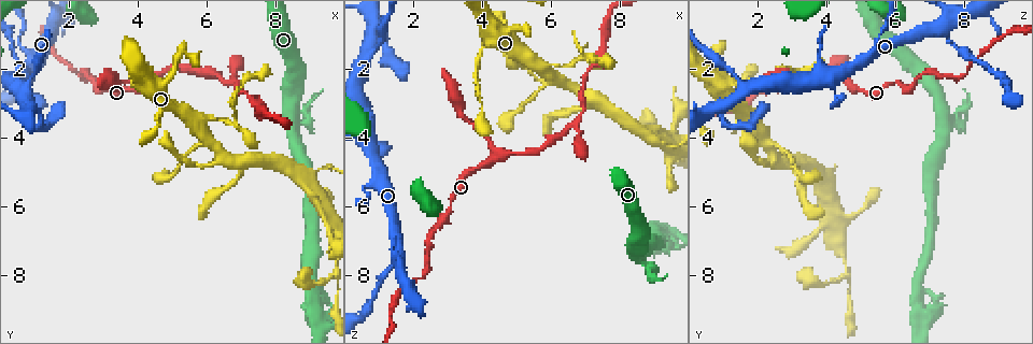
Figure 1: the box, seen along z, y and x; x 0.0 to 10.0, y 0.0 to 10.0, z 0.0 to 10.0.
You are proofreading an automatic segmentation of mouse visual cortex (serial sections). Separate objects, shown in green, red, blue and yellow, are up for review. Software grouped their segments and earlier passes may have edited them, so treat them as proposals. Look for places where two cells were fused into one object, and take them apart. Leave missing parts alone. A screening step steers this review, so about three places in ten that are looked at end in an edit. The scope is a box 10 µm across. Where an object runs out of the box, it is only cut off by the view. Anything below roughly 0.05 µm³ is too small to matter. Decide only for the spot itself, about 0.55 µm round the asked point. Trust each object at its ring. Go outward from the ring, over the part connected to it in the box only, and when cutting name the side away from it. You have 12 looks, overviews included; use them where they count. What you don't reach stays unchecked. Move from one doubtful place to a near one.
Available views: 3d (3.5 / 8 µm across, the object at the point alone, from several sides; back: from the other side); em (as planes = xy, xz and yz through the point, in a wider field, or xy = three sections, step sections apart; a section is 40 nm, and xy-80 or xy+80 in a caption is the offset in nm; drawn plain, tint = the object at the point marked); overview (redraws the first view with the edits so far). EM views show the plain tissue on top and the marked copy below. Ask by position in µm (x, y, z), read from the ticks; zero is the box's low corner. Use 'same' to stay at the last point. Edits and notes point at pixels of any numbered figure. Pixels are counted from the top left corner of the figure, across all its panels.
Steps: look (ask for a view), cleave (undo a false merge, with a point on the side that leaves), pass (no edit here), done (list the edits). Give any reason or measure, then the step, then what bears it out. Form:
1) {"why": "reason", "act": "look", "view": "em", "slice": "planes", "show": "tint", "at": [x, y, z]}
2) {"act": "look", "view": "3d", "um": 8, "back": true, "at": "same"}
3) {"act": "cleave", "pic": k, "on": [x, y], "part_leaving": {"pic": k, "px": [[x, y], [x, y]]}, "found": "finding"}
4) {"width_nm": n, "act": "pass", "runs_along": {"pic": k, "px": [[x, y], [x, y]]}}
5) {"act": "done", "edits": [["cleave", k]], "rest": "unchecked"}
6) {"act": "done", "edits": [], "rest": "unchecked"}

{"why": "branch point", "act": "look", "view": "3d", "um": 8, "at": [8.45, 3.60, 7.40]}

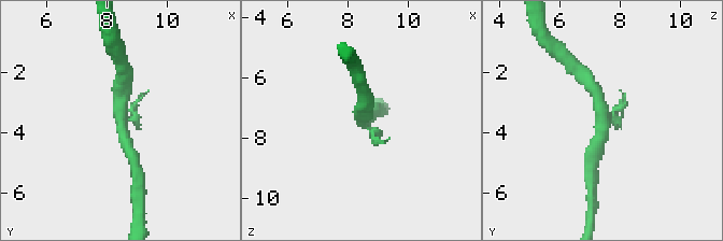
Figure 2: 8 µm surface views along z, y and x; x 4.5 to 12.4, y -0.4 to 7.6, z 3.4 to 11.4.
{"act": "look", "view": "em", "slice": "xy", "step": 2, "show": "tint", "at": "same"}

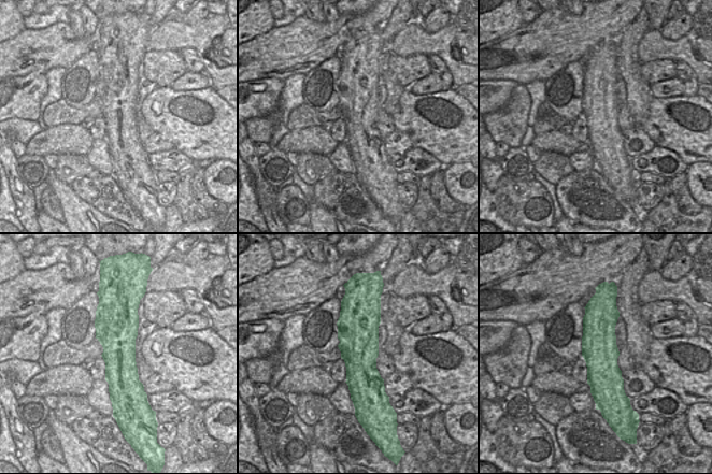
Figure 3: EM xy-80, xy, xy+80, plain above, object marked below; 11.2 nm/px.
{"width_nm": 460, "act": "cleave", "pic": 2, "on": [376, 141], "part_leaving": {"pic": 2, "px": [[128, 119], [149, 90]]}, "found": "two cells meet here"}

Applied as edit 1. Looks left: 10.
{"why": "redraw", "act": "look", "view": "overview"}

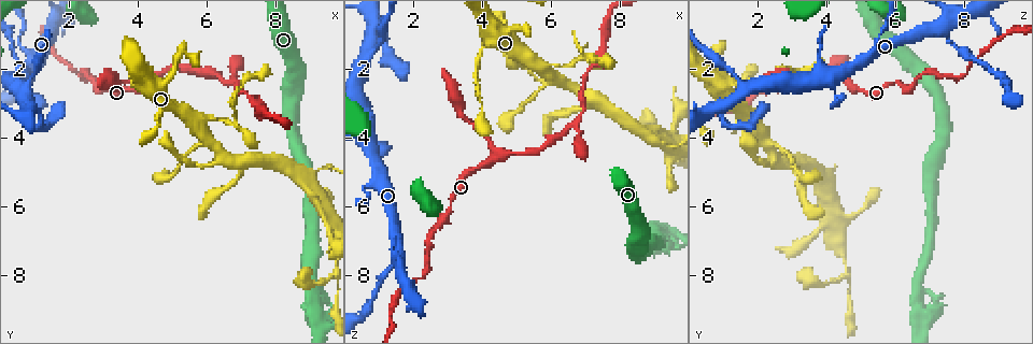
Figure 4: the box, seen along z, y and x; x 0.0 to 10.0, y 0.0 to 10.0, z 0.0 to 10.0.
{"why": "sharp bend", "act": "look", "view": "3d", "um": 3.5, "at": [6.85, 3.65, 1.75]}

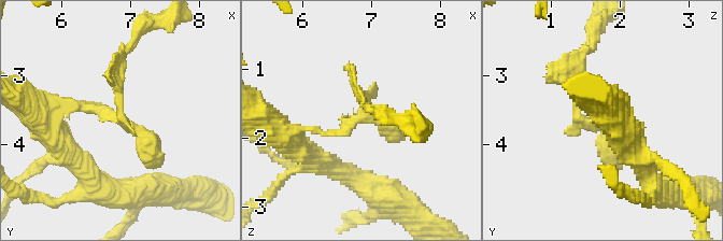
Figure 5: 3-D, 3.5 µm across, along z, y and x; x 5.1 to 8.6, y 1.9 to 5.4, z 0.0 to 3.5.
{"act": "look", "view": "em", "slice": "xy", "step": 2, "show": "tint", "at": [6.85, 3.65, 1.70]}

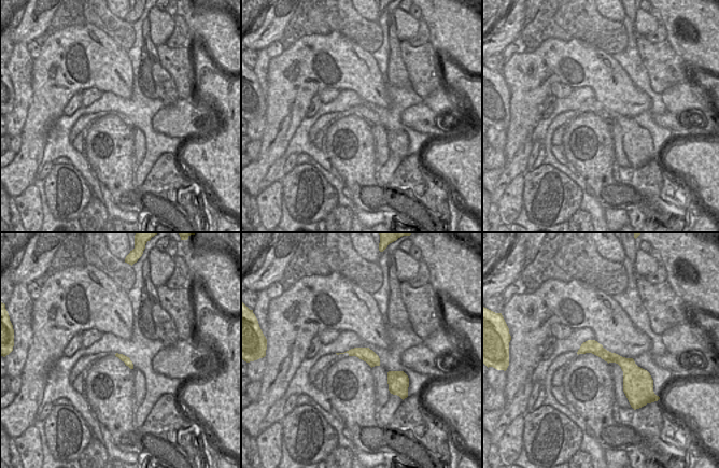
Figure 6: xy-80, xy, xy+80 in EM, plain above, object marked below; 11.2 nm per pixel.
{"act": "pass", "found": "one cell here"}

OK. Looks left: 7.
{"why": "branch point", "act": "look", "view": "3d", "um": 8, "at": [4.45, 2.35, 4.65]}

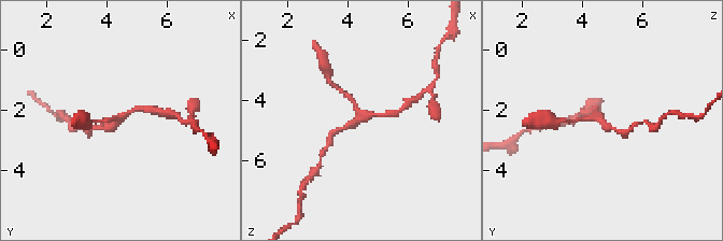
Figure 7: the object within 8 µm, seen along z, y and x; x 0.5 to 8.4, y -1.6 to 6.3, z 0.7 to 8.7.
{"why": "zoom in", "act": "look", "view": "3d", "um": 3.5, "at": "same"}

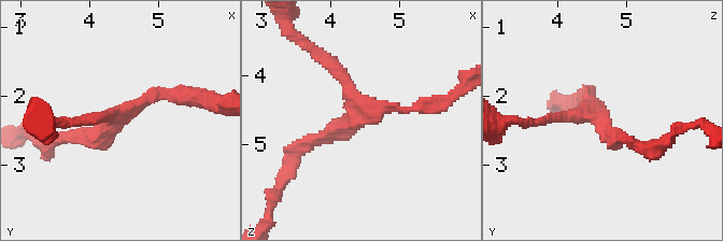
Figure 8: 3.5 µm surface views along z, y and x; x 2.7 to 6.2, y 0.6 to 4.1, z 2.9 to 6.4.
{"act": "look", "view": "em", "slice": "xy", "step": 1, "show": "tint", "at": [4.35, 2.30, 4.60]}

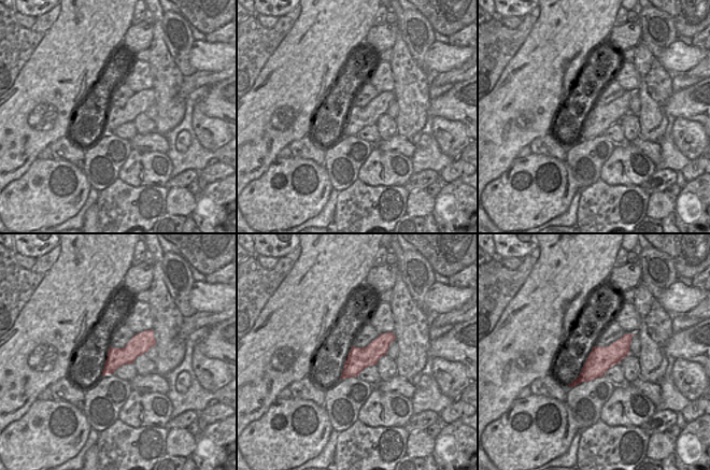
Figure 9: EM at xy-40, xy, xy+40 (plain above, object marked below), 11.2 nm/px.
{"act": "pass", "found": "all the same cell"}

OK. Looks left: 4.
{"why": "arms part here", "act": "look", "view": "3d", "um": 8, "at": [6.65, 2.40, 3.60]}

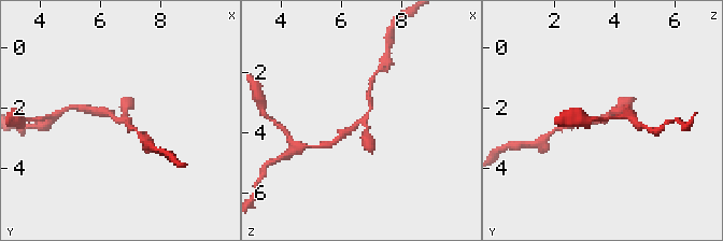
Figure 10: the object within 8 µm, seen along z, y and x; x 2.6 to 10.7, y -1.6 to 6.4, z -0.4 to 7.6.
{"why": "closer look", "act": "look", "view": "3d", "um": 3.5, "at": "same"}

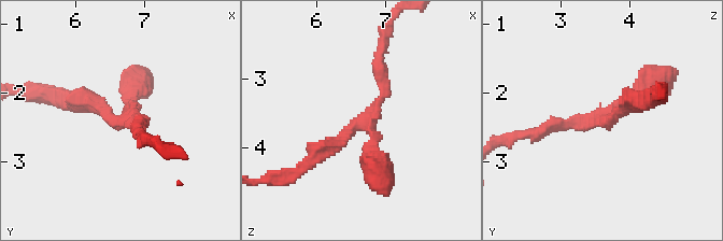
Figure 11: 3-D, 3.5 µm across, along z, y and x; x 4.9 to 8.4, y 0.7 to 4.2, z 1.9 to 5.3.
{"why": "need the tissue", "act": "look", "view": "em", "slice": "xy", "step": 5, "show": "tint", "at": [6.65, 2.40, 3.65]}

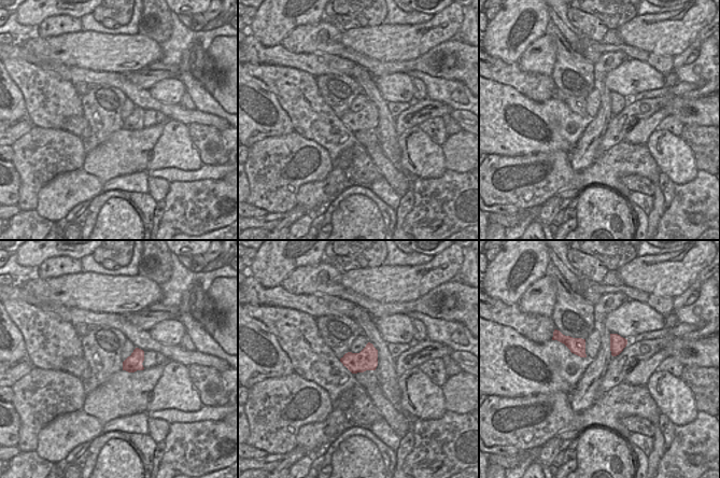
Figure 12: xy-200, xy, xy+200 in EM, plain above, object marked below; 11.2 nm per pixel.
{"width_nm": 240, "act": "pass", "runs_along": {"pic": 11, "px": [[308, 162], [374, 111], [384, 94], [378, 64]]}, "found": "all the same cell"}

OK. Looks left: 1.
{"act": "done", "edits": [["cleave", 2]], "rest": "unchecked"}

